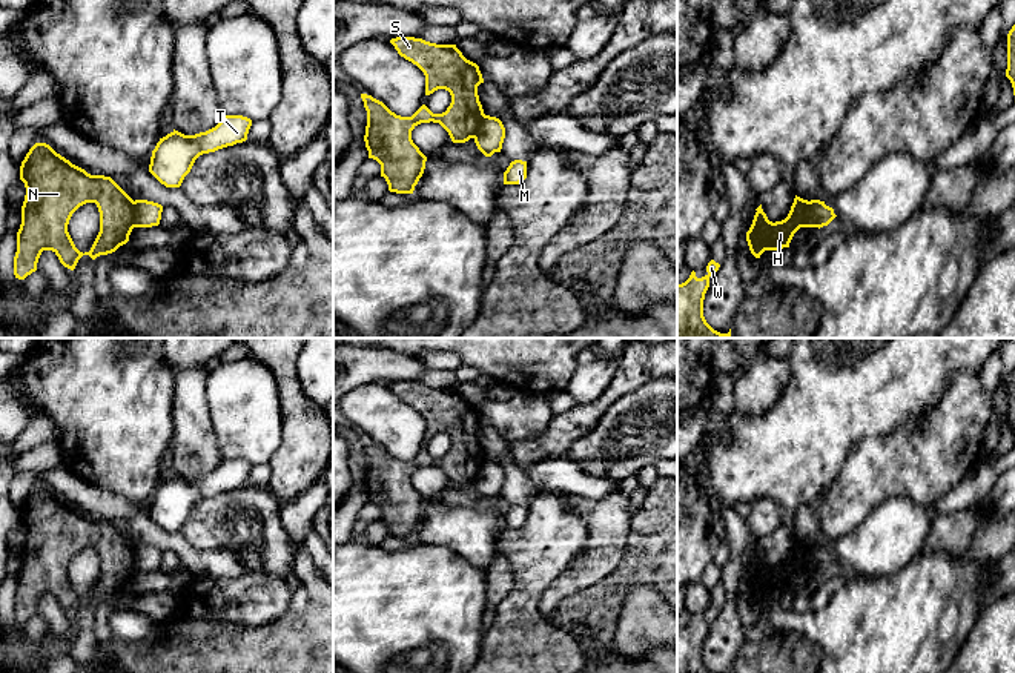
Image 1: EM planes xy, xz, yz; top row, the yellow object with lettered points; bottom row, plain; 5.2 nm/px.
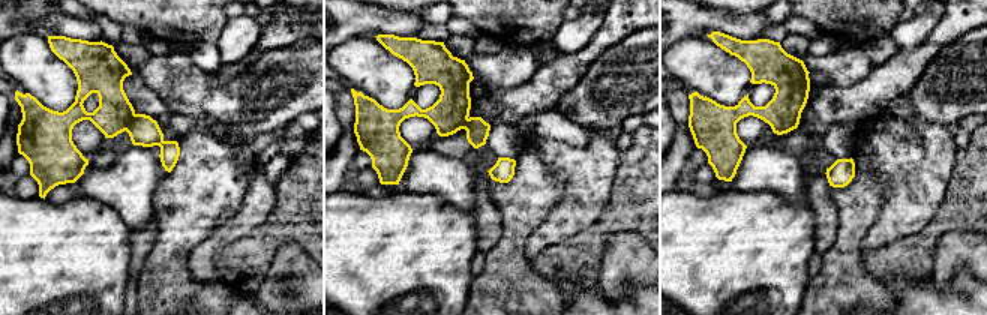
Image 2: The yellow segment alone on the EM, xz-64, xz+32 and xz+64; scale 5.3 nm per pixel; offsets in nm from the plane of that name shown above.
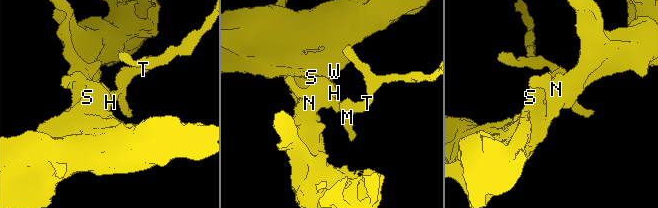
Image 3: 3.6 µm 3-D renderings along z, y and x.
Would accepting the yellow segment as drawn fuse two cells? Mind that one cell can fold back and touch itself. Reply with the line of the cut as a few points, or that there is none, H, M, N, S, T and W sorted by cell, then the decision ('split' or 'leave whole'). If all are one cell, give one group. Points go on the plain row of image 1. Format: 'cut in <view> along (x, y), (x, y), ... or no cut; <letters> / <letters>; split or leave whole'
cut in xy along (132, 546), (135, 570); H N S W / M T; split

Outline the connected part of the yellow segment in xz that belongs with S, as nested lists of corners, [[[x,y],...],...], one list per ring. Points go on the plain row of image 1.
[[[396,381],[390,387],[398,398],[416,409],[425,419],[425,439],[438,433],[445,433],[451,439],[451,447],[442,458],[433,458],[422,449],[412,461],[401,461],[392,456],[382,446],[372,439],[361,438],[367,455],[365,492],[369,502],[381,509],[381,521],[385,522],[390,536],[413,538],[415,530],[424,518],[427,501],[412,484],[412,475],[421,467],[439,467],[450,479],[453,487],[465,487],[474,481],[484,462],[479,446],[478,430],[484,427],[479,410],[467,404],[456,389],[436,389],[415,381]]]

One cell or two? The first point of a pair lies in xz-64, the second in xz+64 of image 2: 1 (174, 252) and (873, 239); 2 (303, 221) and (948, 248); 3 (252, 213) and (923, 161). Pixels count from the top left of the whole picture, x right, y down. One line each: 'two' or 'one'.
1: two
2: two
3: one

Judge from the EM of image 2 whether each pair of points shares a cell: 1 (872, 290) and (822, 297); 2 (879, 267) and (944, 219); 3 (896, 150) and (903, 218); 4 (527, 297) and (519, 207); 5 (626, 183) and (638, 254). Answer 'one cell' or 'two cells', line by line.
1: one cell
2: one cell
3: one cell
4: one cell
5: two cells

